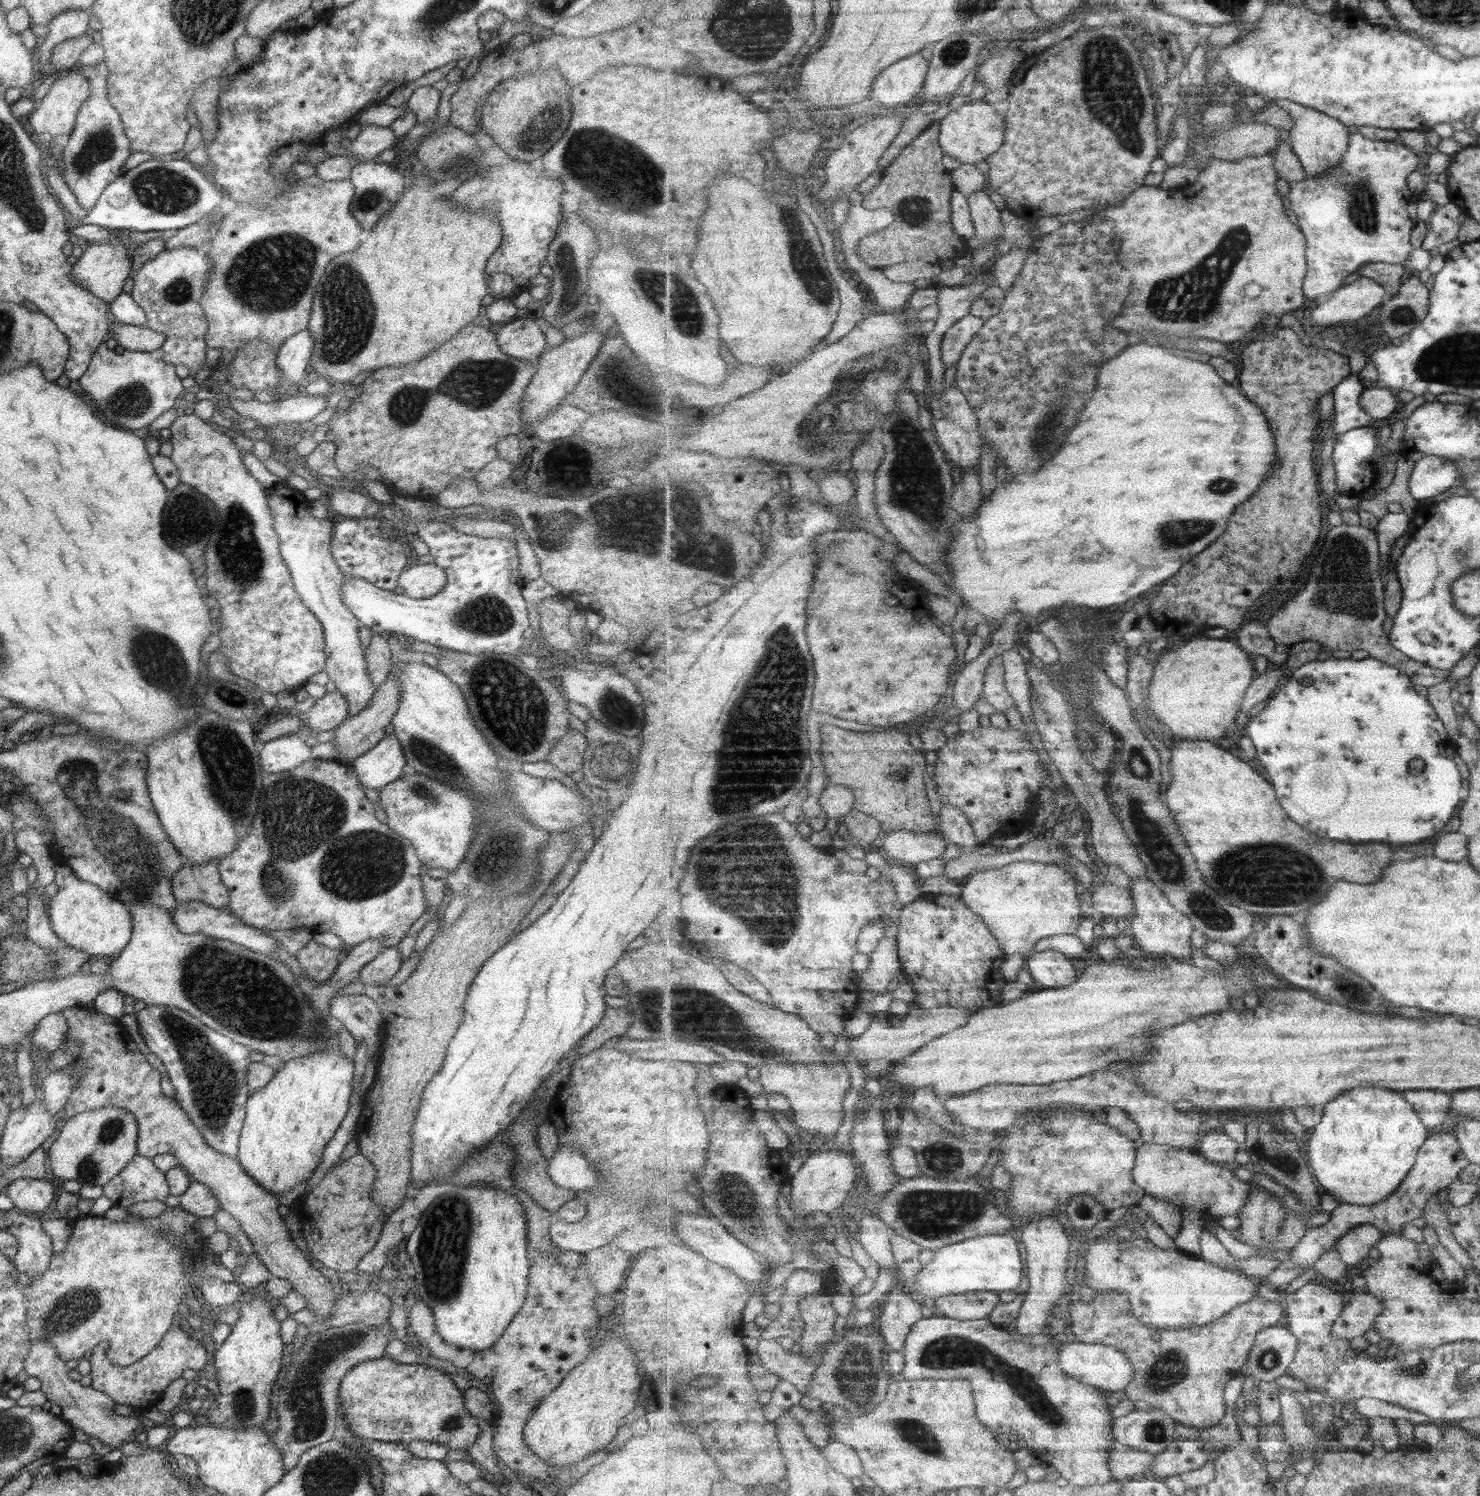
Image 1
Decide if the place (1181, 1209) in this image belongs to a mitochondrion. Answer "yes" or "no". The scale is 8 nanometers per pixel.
no

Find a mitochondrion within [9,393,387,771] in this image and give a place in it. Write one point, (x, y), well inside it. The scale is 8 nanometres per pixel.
(164, 667)

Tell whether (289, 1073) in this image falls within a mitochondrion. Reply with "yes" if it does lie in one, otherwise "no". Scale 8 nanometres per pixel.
no

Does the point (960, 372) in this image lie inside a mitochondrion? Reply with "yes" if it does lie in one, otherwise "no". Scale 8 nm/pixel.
no

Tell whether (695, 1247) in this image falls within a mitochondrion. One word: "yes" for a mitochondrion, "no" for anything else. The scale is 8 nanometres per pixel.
no

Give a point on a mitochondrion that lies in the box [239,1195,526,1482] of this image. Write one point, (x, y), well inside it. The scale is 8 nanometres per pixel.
(304, 1401)

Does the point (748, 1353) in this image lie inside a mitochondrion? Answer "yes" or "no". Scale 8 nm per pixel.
no

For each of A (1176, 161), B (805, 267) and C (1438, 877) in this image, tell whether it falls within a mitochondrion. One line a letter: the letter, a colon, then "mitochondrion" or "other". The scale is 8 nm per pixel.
A: other
B: mitochondrion
C: mitochondrion

